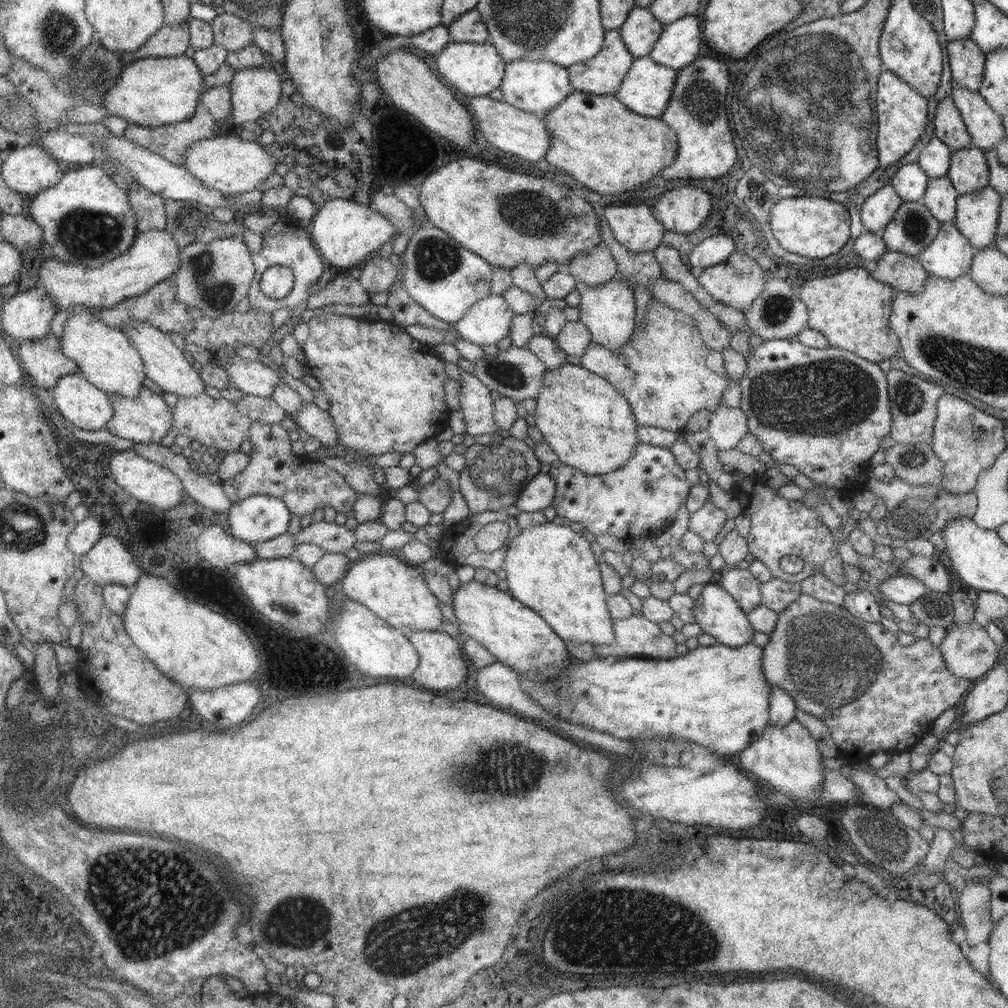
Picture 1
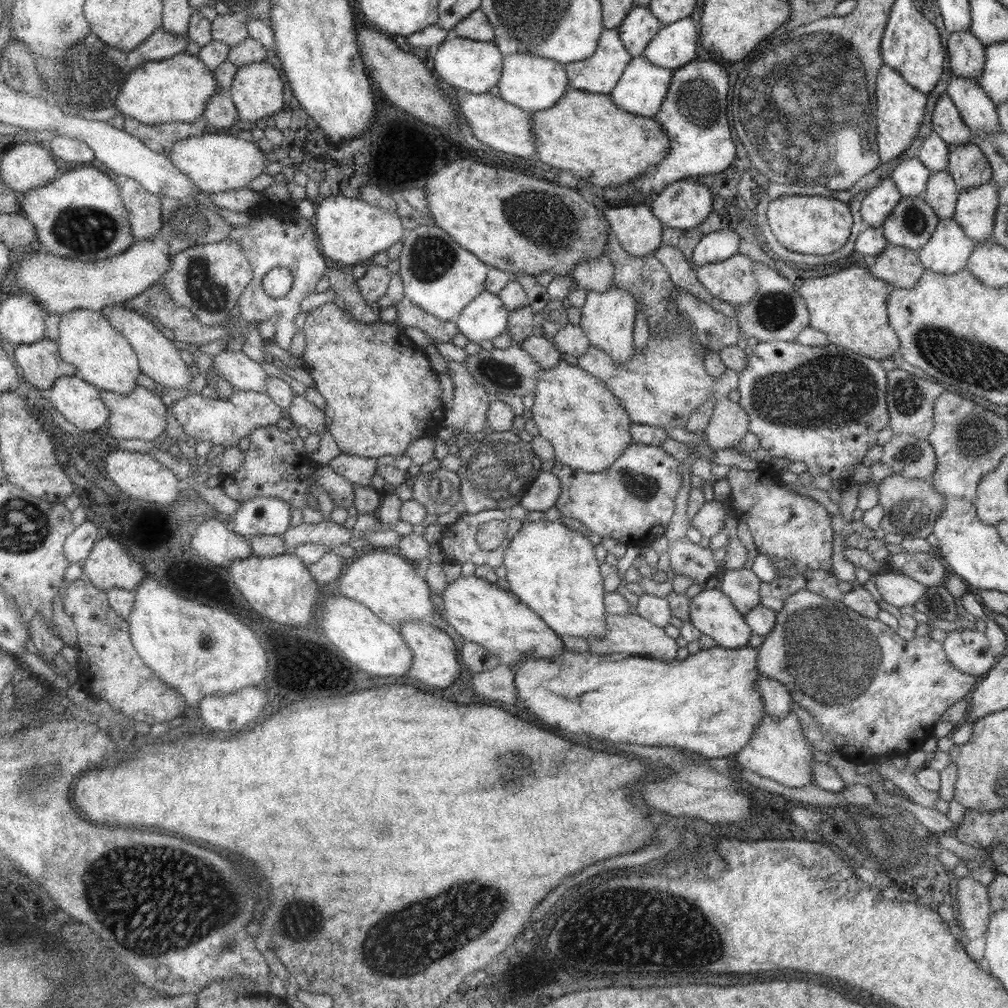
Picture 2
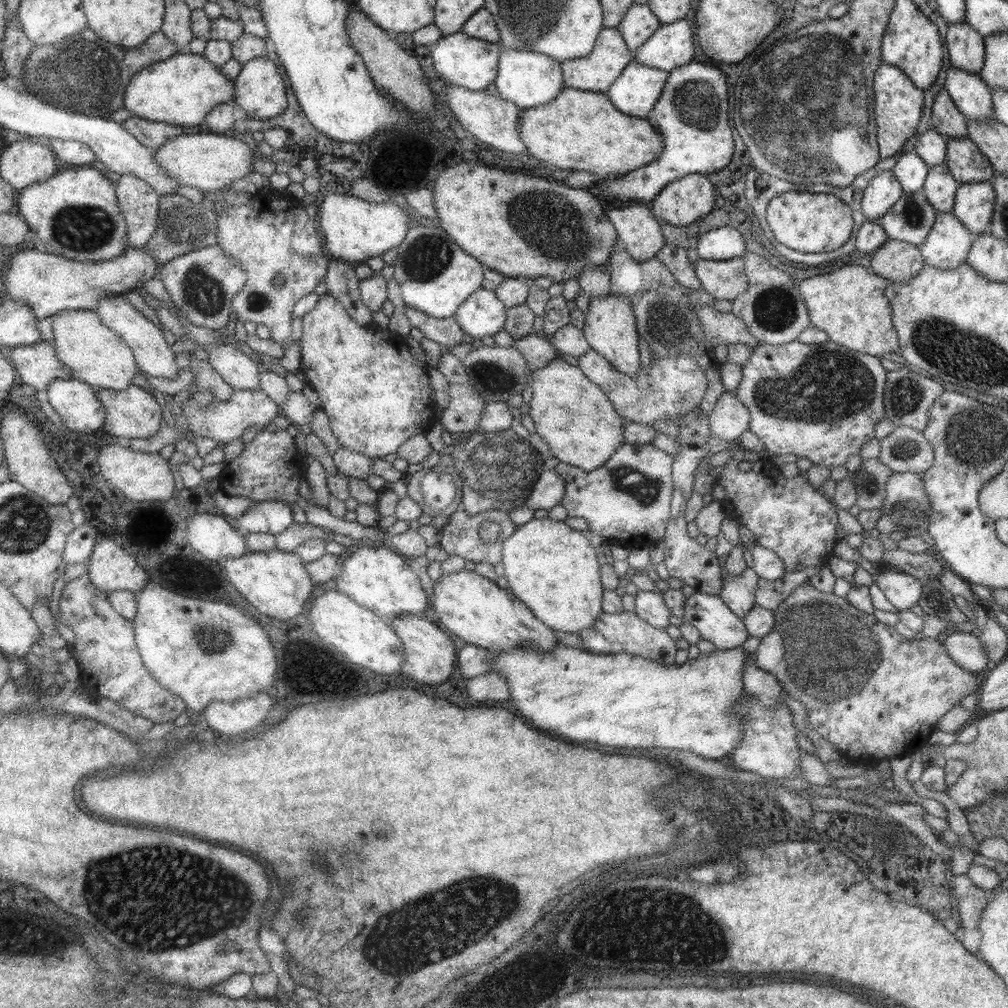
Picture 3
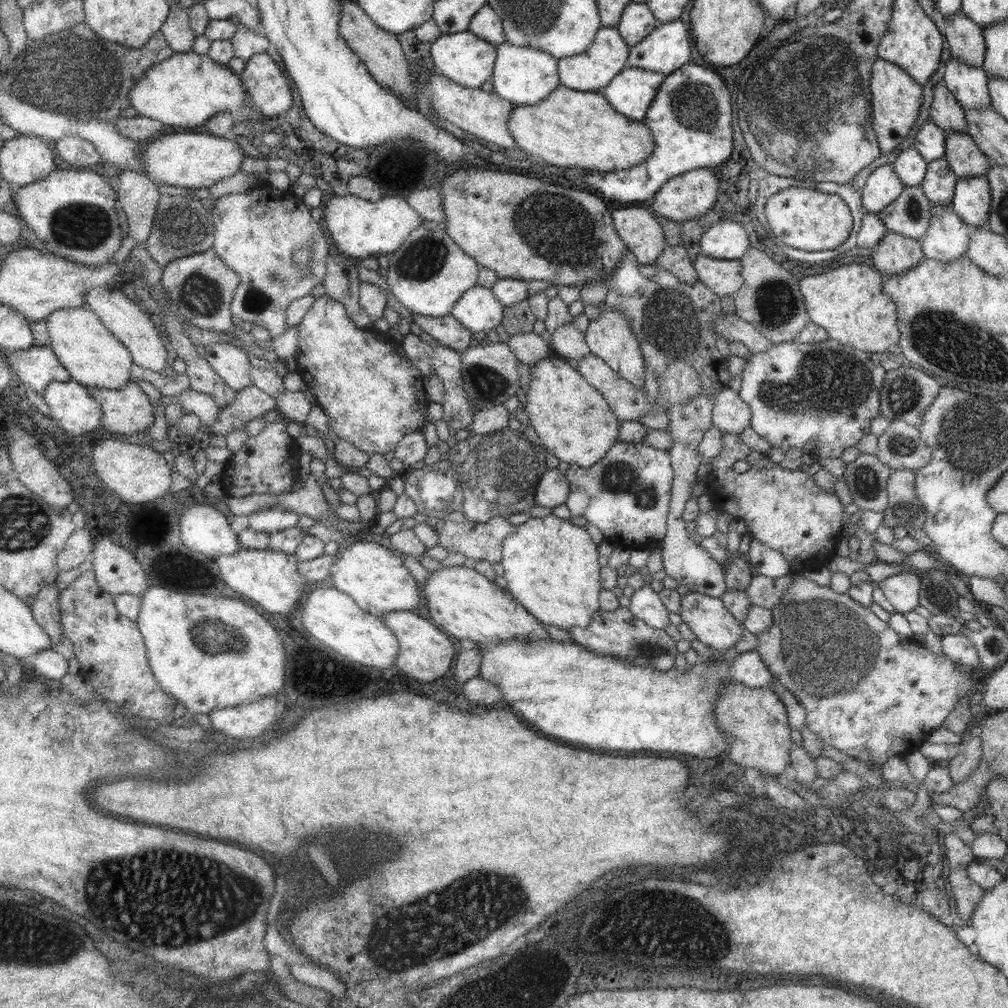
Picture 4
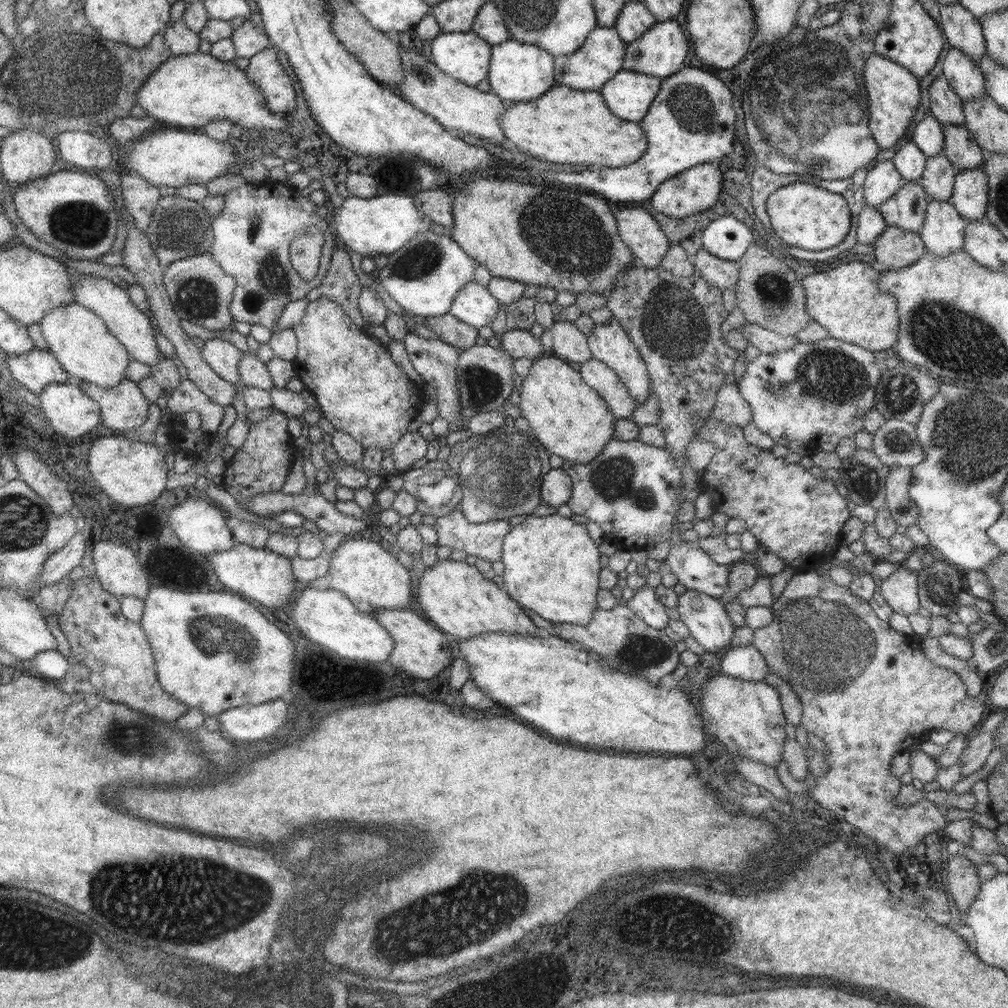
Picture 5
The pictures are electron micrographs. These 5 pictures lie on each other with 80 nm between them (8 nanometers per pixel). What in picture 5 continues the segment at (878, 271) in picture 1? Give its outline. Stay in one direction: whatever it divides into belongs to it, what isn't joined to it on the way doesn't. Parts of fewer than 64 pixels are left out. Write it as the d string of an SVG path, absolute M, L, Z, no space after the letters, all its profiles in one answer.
M893 226L885 228L872 245L875 261L883 264L883 270L905 268L924 254L924 245L917 232L905 232Z

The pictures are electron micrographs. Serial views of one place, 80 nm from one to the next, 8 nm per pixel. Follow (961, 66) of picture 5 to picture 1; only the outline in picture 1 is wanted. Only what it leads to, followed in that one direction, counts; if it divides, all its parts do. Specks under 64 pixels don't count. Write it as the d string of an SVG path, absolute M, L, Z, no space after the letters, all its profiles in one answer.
M955 84L950 97L961 115L973 147L985 152L1004 140L1002 117L990 109L978 92L959 88Z

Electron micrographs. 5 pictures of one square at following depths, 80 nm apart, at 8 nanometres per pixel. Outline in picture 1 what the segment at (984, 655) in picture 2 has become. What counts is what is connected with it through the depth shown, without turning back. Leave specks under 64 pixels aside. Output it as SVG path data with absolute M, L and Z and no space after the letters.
M973 620L953 625L938 649L947 670L957 678L976 681L999 662L999 647L989 638L984 627Z

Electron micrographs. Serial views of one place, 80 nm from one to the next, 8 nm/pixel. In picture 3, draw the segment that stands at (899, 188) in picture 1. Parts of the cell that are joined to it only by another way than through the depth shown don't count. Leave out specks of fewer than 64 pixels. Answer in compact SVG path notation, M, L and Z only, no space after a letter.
M914 151L903 153L897 158L897 162L890 171L899 181L902 192L917 192L924 185L928 167Z

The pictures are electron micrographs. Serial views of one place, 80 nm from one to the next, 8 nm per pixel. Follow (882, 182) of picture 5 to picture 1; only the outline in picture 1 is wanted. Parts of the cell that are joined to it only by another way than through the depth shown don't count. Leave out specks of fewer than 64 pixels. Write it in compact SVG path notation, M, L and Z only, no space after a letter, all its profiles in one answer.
M890 182L884 184L873 194L870 194L863 201L860 209L860 220L863 231L882 232L885 226L893 219L893 215L899 209L901 203L901 198L897 196Z

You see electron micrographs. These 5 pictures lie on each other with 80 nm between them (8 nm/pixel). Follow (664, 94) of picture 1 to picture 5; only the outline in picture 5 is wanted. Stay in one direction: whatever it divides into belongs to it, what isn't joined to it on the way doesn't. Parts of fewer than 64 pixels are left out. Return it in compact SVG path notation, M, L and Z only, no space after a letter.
M621 69L600 88L605 106L621 120L640 123L660 87L659 77Z

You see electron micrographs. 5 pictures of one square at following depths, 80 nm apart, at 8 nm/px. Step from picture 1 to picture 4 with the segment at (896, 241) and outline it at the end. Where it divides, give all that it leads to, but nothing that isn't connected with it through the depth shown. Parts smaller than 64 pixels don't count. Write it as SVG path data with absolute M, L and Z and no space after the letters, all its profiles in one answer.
M920 185L905 186L893 202L875 214L886 232L917 241L920 241L929 227L929 215L931 205Z

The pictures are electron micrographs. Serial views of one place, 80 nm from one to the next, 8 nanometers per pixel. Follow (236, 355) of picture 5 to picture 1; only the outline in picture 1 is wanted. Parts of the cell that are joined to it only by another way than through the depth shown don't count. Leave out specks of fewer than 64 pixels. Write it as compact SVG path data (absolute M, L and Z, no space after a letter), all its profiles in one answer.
M220 353L216 360L230 378L230 384L244 395L271 398L273 389L283 380L277 376L273 368L263 366L261 362L251 362L237 356L222 357Z

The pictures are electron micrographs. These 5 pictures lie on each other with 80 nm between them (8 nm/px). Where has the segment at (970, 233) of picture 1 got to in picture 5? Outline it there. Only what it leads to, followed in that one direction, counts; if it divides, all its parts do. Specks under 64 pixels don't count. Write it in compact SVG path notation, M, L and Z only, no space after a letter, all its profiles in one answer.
M982 167L957 171L952 195L947 201L967 222L975 222L985 216L988 203L988 178Z

